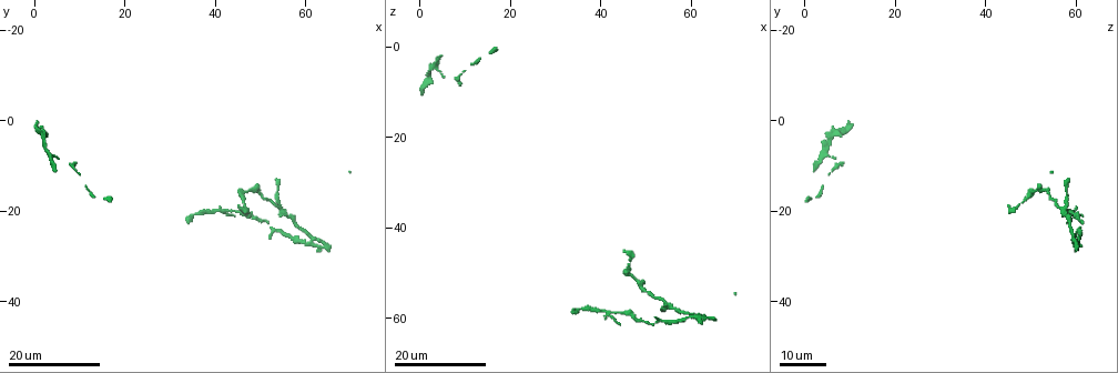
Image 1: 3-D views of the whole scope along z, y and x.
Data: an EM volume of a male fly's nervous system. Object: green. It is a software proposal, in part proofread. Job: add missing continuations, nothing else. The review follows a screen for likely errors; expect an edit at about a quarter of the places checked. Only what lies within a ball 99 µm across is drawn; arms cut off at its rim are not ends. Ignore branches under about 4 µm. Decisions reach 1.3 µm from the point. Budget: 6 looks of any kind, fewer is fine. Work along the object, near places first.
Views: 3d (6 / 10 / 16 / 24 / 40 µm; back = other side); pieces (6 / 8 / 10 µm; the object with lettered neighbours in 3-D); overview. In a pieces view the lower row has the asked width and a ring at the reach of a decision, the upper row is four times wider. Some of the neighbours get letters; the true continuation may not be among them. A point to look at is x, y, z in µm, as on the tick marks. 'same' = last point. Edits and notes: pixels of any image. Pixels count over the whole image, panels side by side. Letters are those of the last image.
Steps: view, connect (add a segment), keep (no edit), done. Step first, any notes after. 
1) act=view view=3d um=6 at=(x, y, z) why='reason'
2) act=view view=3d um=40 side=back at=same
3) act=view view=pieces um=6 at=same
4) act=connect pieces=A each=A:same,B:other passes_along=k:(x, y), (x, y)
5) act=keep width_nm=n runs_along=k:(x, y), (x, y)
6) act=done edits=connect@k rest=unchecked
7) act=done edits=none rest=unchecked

act=view view=3d um=24 at=(51.5, 25.5, 59.5) why='branch stops here'

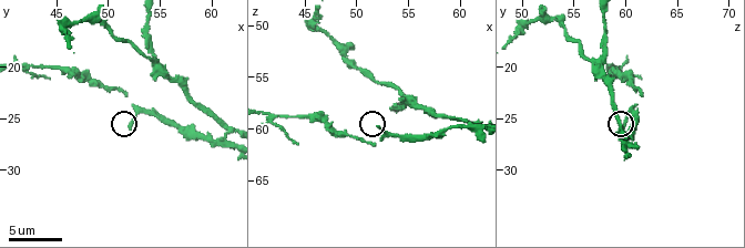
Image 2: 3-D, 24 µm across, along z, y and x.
act=view view=pieces um=8 at=(52.2, 25.8, 59.8)

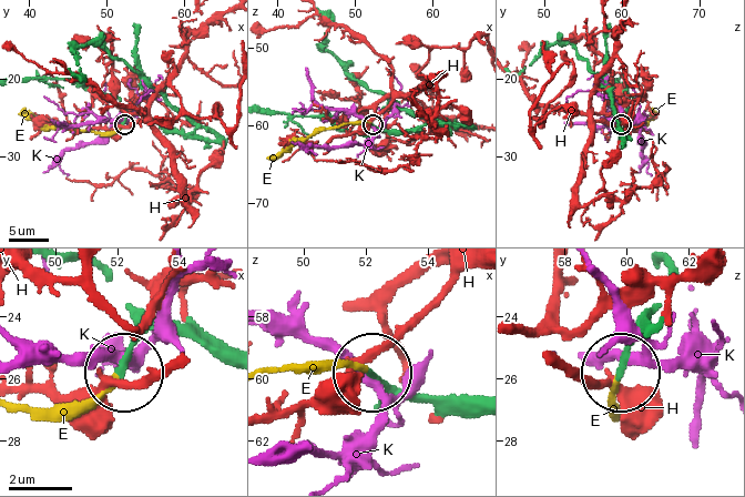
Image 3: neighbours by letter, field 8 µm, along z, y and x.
act=connect pieces=E each=E:same,H:other,K:other passes_along=3:(389, 130), (365, 122), (323, 128), (269, 156) found='the neuron continues'

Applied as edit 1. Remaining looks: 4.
act=view view=3d um=24 at=(33.5, 22.5, 58.5) why='end of a long branch'

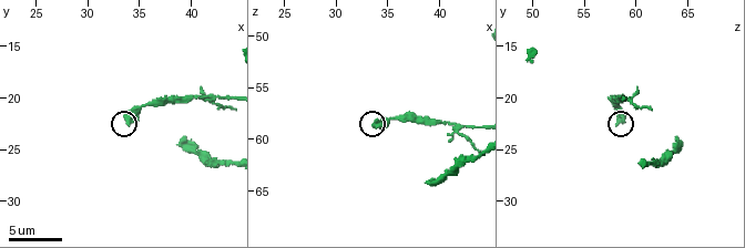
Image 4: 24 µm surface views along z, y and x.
act=view view=3d um=10 at=(34.0, 22.6, 58.0) why='zoom in'

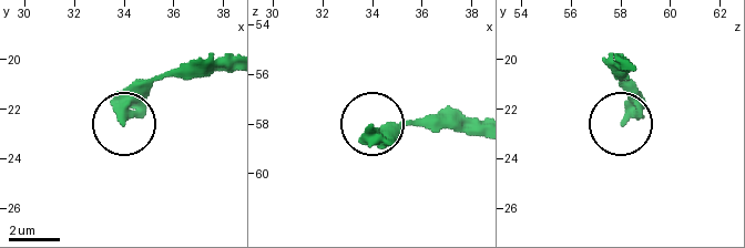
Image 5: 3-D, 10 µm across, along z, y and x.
act=view view=pieces um=8 at=(33.9, 22.6, 58.1) why='see the neighbours'

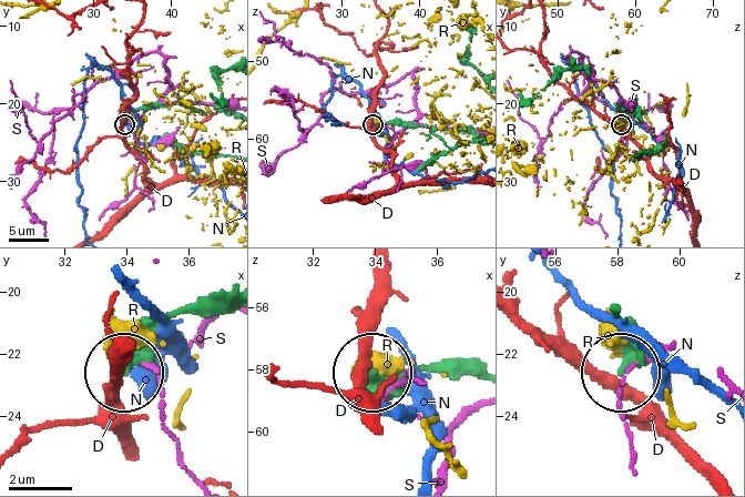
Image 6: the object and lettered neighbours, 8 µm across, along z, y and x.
act=keep each=D:other,N:other,R:other,S:other found='none of them fits'

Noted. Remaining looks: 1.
act=done edits=connect@3 rest=unchecked

